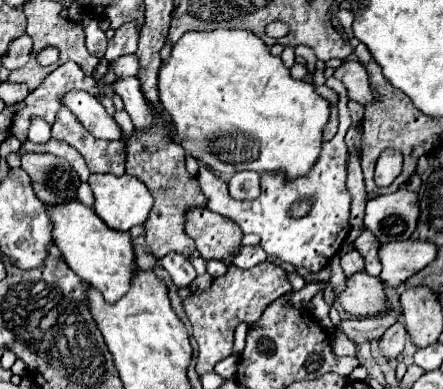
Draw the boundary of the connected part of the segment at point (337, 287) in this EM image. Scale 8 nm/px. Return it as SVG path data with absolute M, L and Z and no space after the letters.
M338 254L330 260L329 266L332 271L331 284L333 286L334 299L336 299L346 286L346 276L341 268Z

